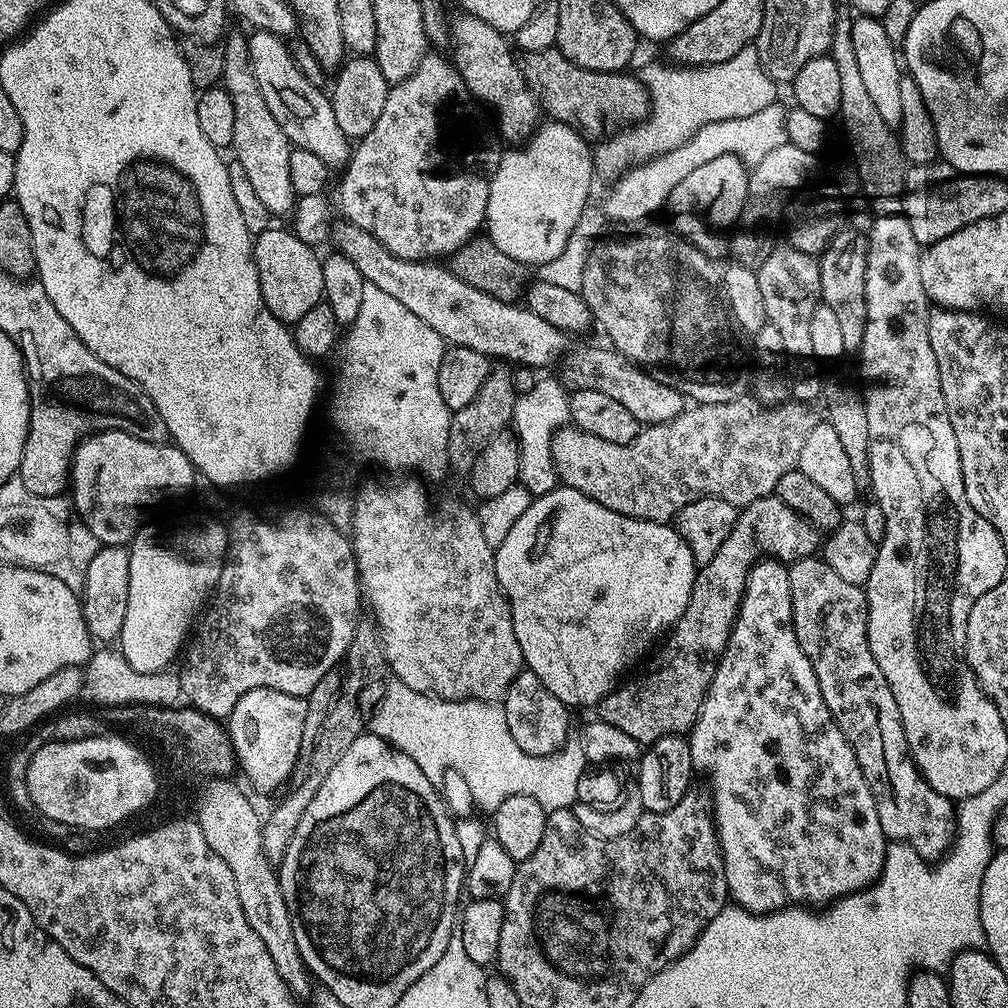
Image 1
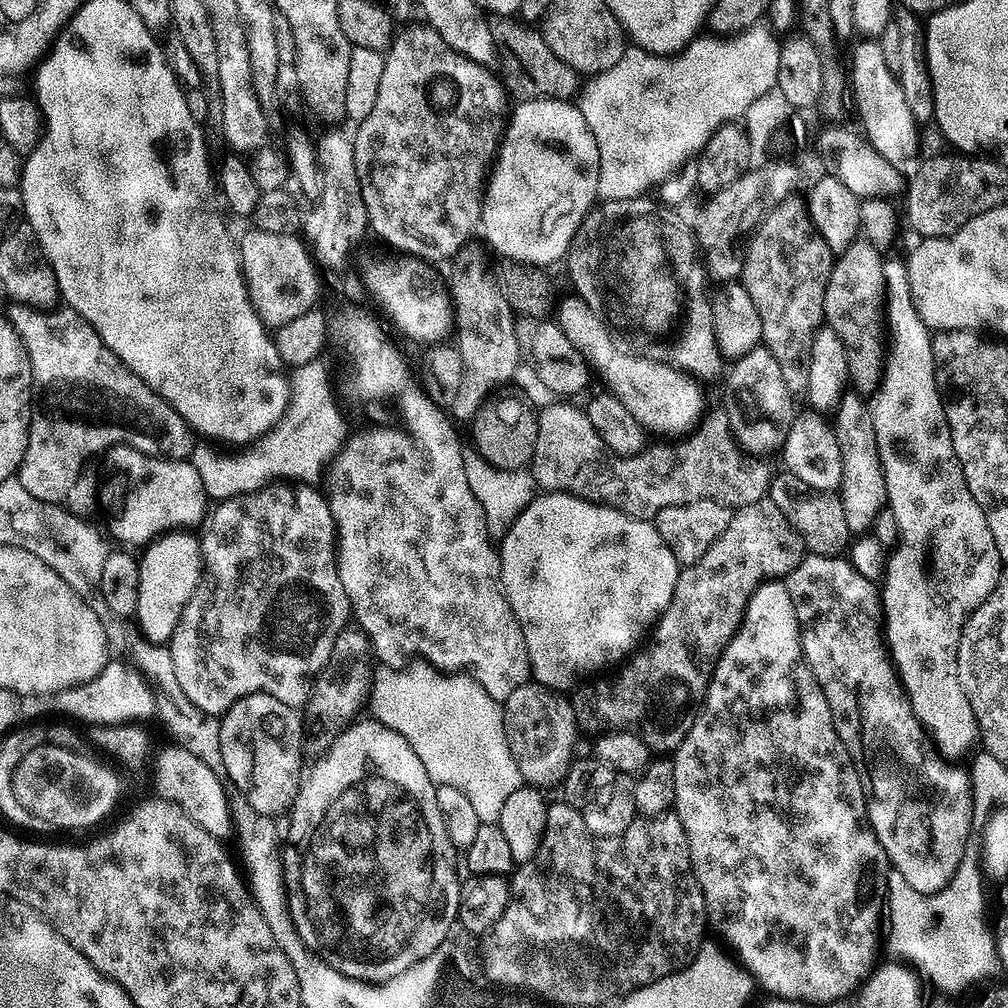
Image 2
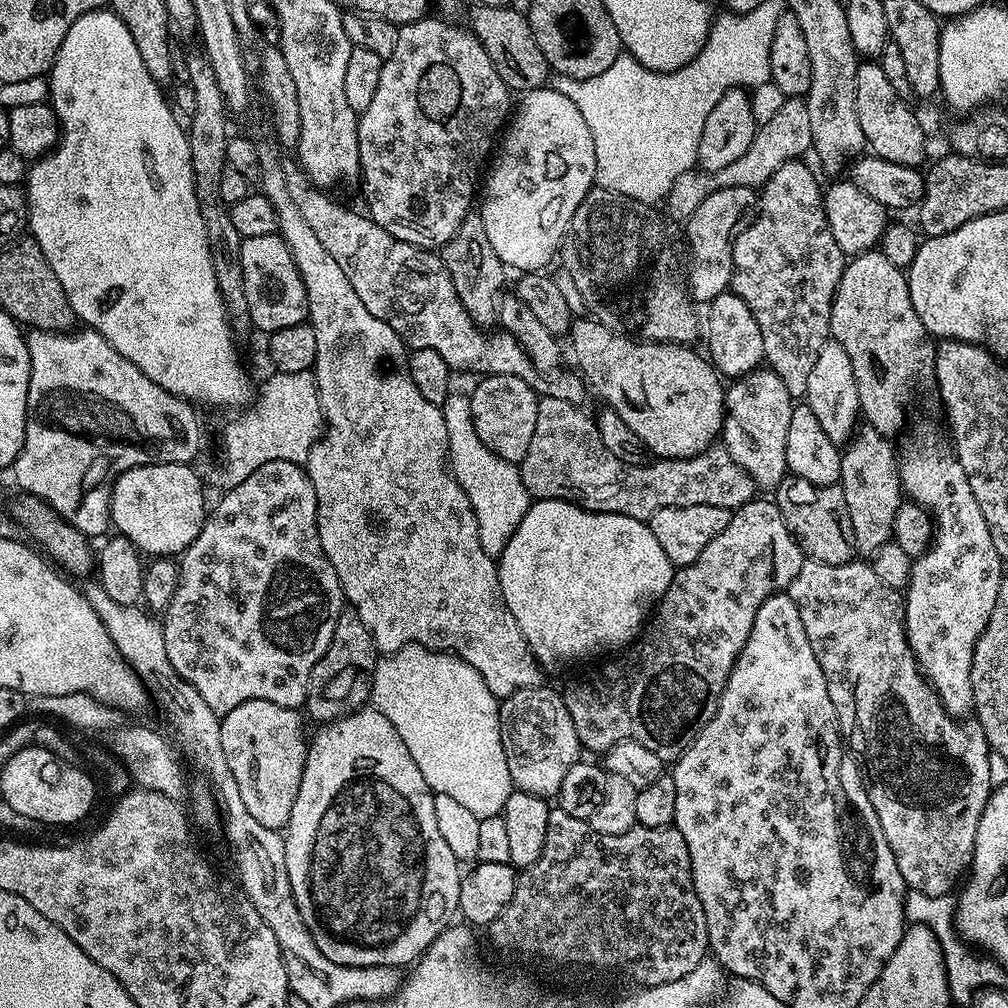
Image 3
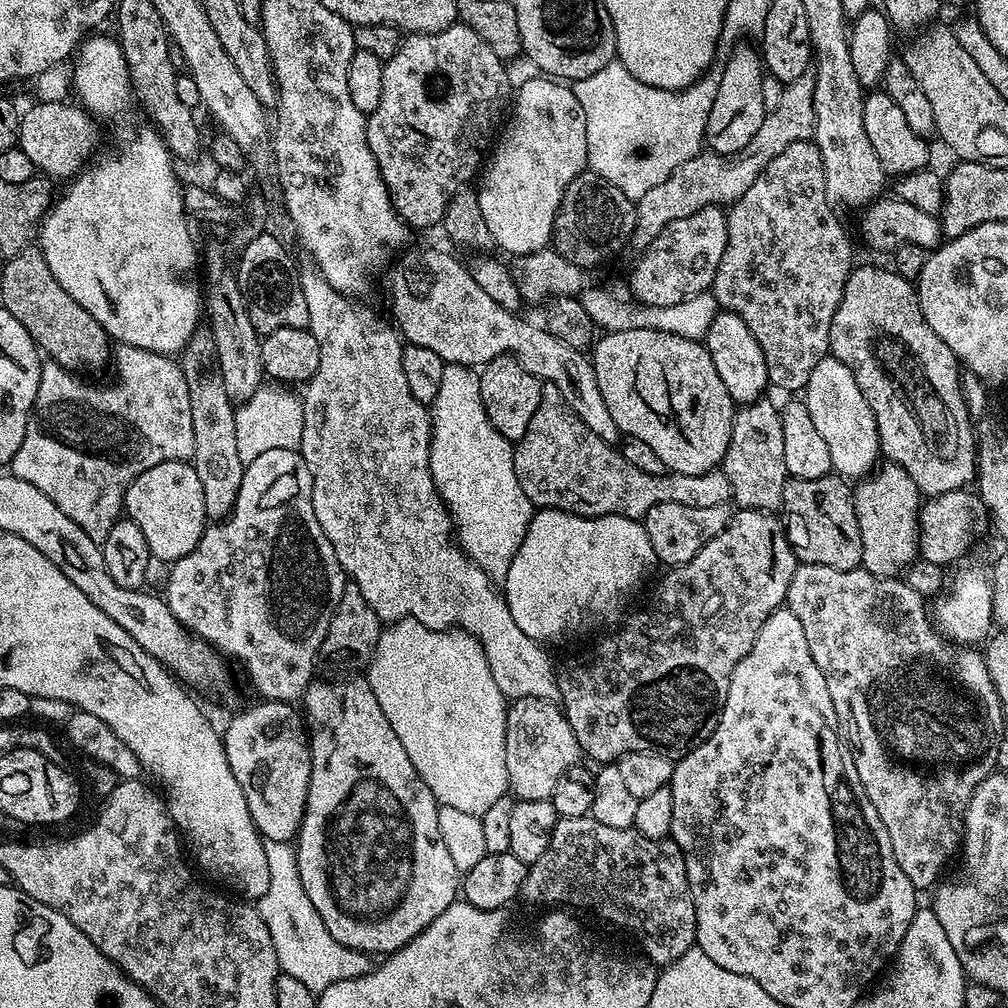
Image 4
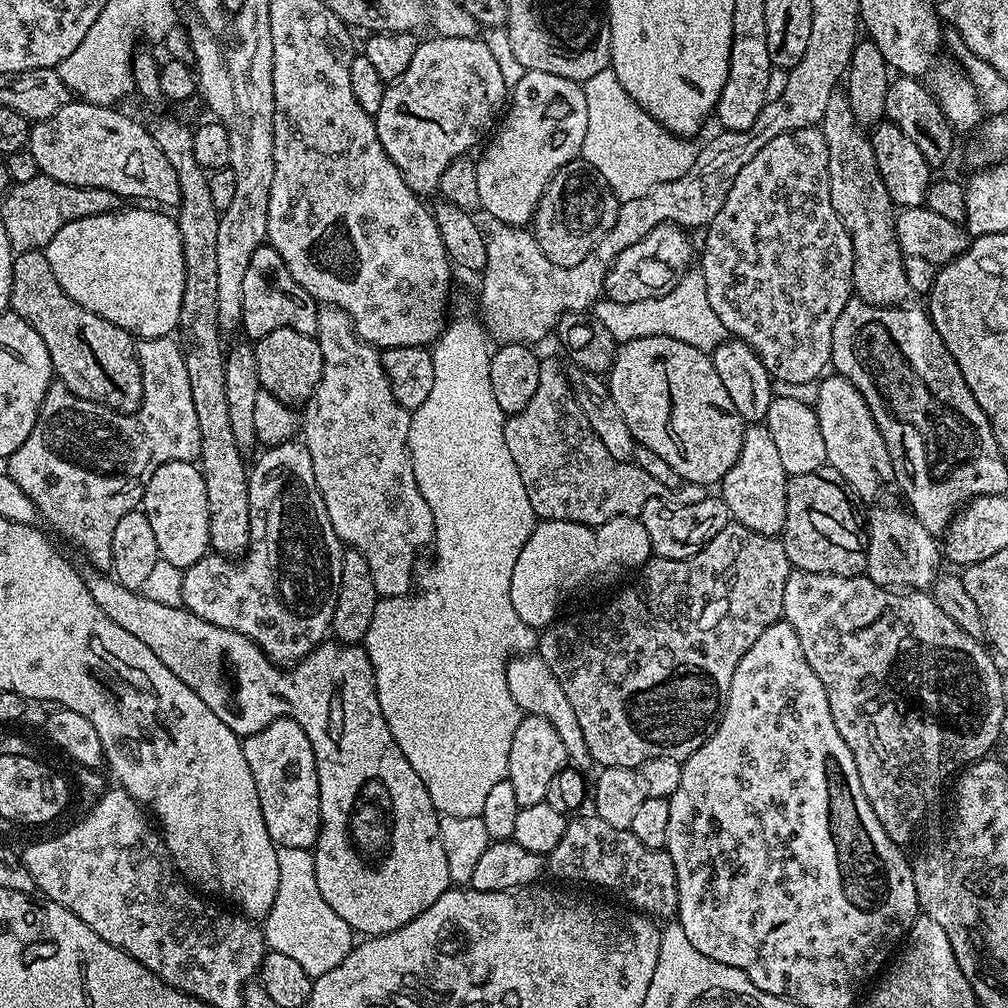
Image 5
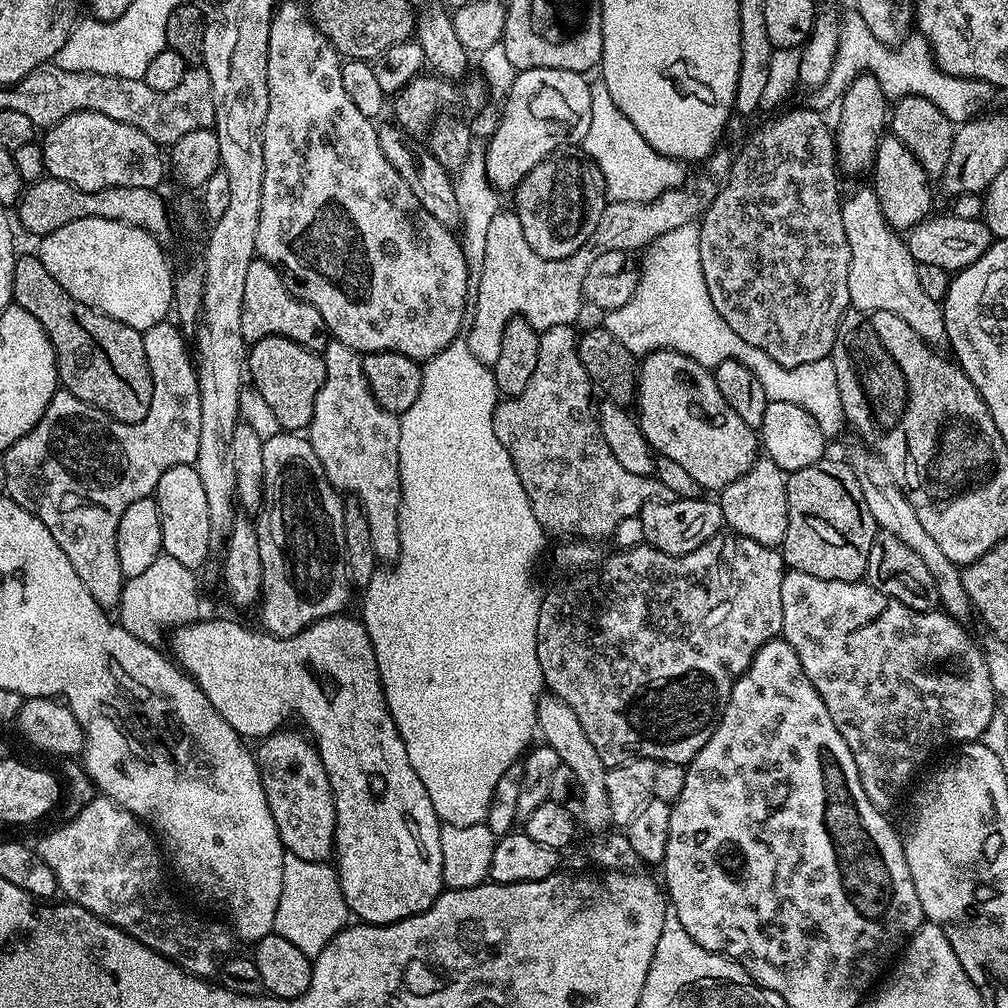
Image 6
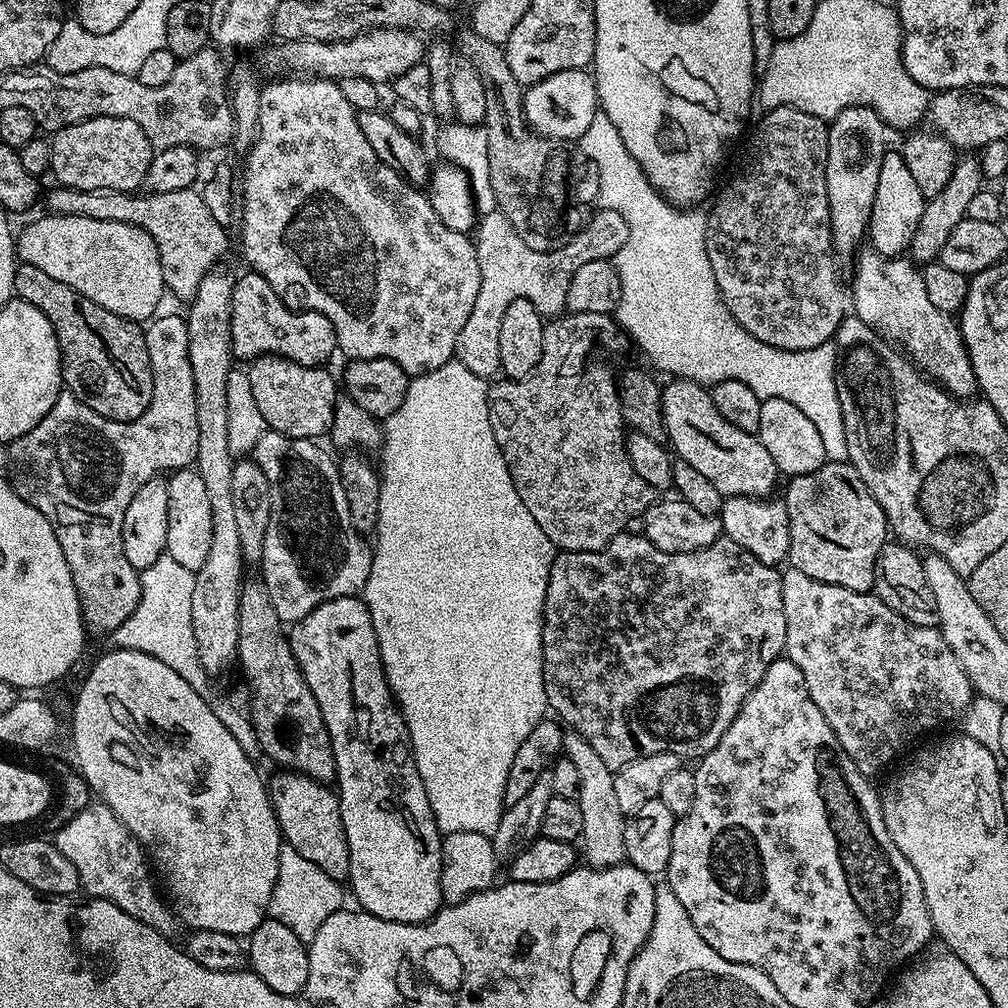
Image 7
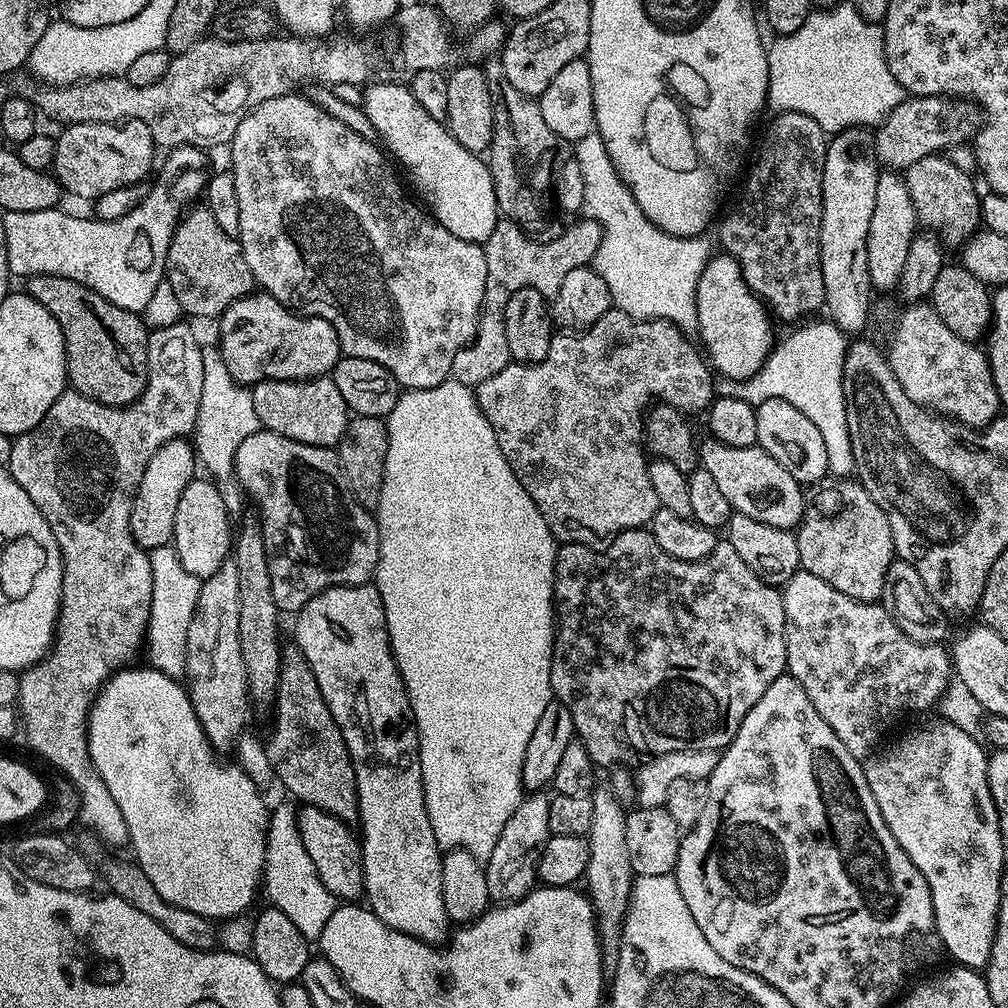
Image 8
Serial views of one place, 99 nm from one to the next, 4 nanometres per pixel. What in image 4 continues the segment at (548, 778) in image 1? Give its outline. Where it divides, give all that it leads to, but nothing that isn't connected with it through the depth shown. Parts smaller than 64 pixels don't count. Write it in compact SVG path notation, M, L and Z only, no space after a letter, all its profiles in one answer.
M407 618L397 620L395 624L387 625L381 631L378 638L378 646L372 655L370 665L370 683L374 698L378 698L378 706L382 706L382 714L386 714L386 722L390 722L390 727L394 729L394 734L398 734L398 742L406 749L406 755L410 762L414 762L414 770L430 786L430 794L434 794L437 805L445 804L454 806L454 810L463 810L465 814L474 814L481 816L498 802L508 792L508 779L506 778L506 714L508 713L508 704L502 690L498 690L498 682L494 682L494 674L490 674L490 666L486 662L486 654L482 650L480 641L471 636L469 632L442 631L435 632L433 628L421 628L416 620Z

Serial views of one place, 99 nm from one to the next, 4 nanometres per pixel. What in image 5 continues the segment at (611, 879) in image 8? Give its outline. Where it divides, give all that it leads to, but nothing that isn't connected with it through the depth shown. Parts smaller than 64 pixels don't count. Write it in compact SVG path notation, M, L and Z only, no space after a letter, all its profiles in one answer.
M539 654L513 655L508 660L506 686L510 686L510 694L521 713L546 718L546 722L550 722L550 726L554 726L554 730L558 730L558 738L562 738L562 746L566 746L568 764L571 767L581 770L593 767L594 761L586 746L586 737L582 735L582 725L578 722L573 708L570 707L570 701L566 699L562 686L558 686L558 678L554 678L554 674L550 674L550 666L546 666L546 662L542 662Z

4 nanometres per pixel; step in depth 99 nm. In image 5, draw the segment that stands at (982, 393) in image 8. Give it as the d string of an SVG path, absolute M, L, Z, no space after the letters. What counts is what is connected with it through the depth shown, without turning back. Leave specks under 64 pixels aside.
M843 91L832 93L818 127L826 138L826 150L830 150L830 202L834 202L834 210L838 218L842 218L854 250L852 287L855 295L868 304L903 305L910 293L904 269L905 255L896 241L894 205L890 194L886 194L886 186L882 186L872 141L865 129L856 123Z

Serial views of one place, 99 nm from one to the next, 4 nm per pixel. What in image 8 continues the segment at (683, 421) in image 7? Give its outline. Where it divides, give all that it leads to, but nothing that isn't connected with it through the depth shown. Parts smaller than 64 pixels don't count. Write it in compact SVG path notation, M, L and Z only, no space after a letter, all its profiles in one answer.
M701 439L698 444L698 460L722 490L726 502L730 502L733 512L746 514L746 518L755 518L766 522L768 526L795 529L804 517L805 489L766 450L751 444L750 446L726 446L720 440Z

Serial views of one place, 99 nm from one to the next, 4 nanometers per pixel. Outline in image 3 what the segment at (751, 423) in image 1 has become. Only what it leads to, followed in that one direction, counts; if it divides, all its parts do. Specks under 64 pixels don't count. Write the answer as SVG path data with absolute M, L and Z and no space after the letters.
M540 396L538 422L534 422L534 438L530 438L526 458L522 458L518 465L529 497L536 500L565 500L591 512L622 514L647 522L654 510L662 510L666 506L722 506L735 510L757 495L758 489L750 474L746 474L746 470L742 470L742 466L738 466L738 462L734 462L734 458L730 458L722 446L707 448L705 452L690 458L656 458L647 464L622 462L622 458L614 458L614 454L602 446L595 419L591 415L587 416L584 410L579 404L562 402L562 398Z

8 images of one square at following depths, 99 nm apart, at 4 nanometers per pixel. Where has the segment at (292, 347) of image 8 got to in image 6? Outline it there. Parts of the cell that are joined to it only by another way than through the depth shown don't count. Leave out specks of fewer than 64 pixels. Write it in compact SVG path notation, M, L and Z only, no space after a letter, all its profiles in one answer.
M257 258L246 269L246 286L242 293L242 338L255 342L267 336L285 336L319 353L323 353L330 339L322 314L292 294L275 264Z

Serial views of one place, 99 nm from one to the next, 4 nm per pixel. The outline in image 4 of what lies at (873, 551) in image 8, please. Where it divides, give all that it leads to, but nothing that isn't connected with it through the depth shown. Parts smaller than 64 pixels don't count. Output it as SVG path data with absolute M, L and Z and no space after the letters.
M836 474L822 478L798 480L790 478L784 484L782 523L788 534L788 541L801 564L834 566L834 570L854 570L862 565L862 534L858 530L858 518L854 514L853 489L849 481Z

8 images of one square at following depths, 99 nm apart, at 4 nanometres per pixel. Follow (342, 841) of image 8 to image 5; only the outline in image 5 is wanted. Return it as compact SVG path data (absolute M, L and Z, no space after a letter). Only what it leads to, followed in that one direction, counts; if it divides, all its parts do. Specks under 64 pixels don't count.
M275 720L257 727L243 737L242 743L250 774L254 774L258 806L262 806L262 819L272 841L282 848L315 849L320 833L320 795L316 755L306 730L293 720Z

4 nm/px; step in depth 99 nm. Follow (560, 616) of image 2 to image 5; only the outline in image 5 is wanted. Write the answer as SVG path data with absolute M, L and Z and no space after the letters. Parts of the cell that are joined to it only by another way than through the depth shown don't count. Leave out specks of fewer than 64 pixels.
M619 516L595 526L565 520L540 520L530 538L526 538L522 554L518 554L514 562L514 570L510 574L510 602L514 610L518 610L518 618L522 618L526 626L543 630L557 619L556 611L563 606L564 599L571 592L576 592L587 584L596 584L599 580L612 580L623 572L635 573L652 555L650 534L646 534L646 526L642 526L640 519L634 516Z

